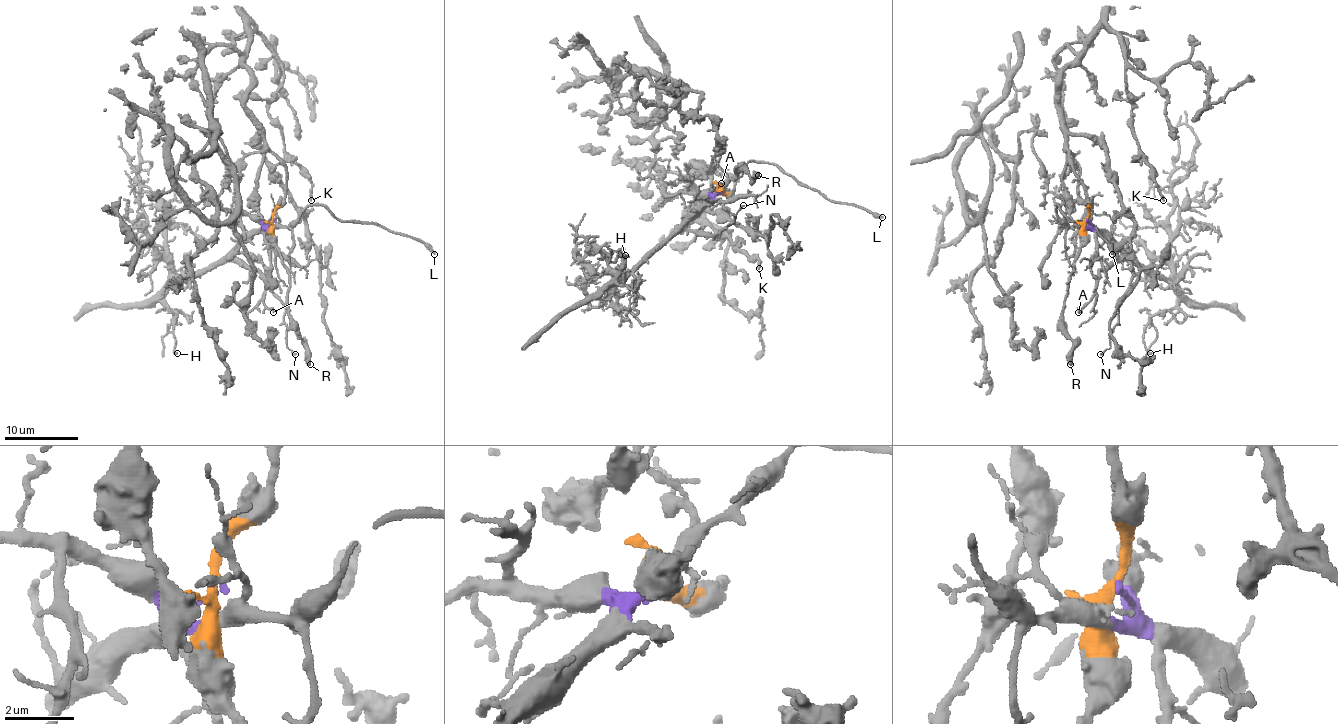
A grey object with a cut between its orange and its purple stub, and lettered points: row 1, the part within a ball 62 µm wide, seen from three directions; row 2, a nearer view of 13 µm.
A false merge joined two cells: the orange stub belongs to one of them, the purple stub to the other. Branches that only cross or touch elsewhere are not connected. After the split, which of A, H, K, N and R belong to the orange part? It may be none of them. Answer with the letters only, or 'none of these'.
K, R

